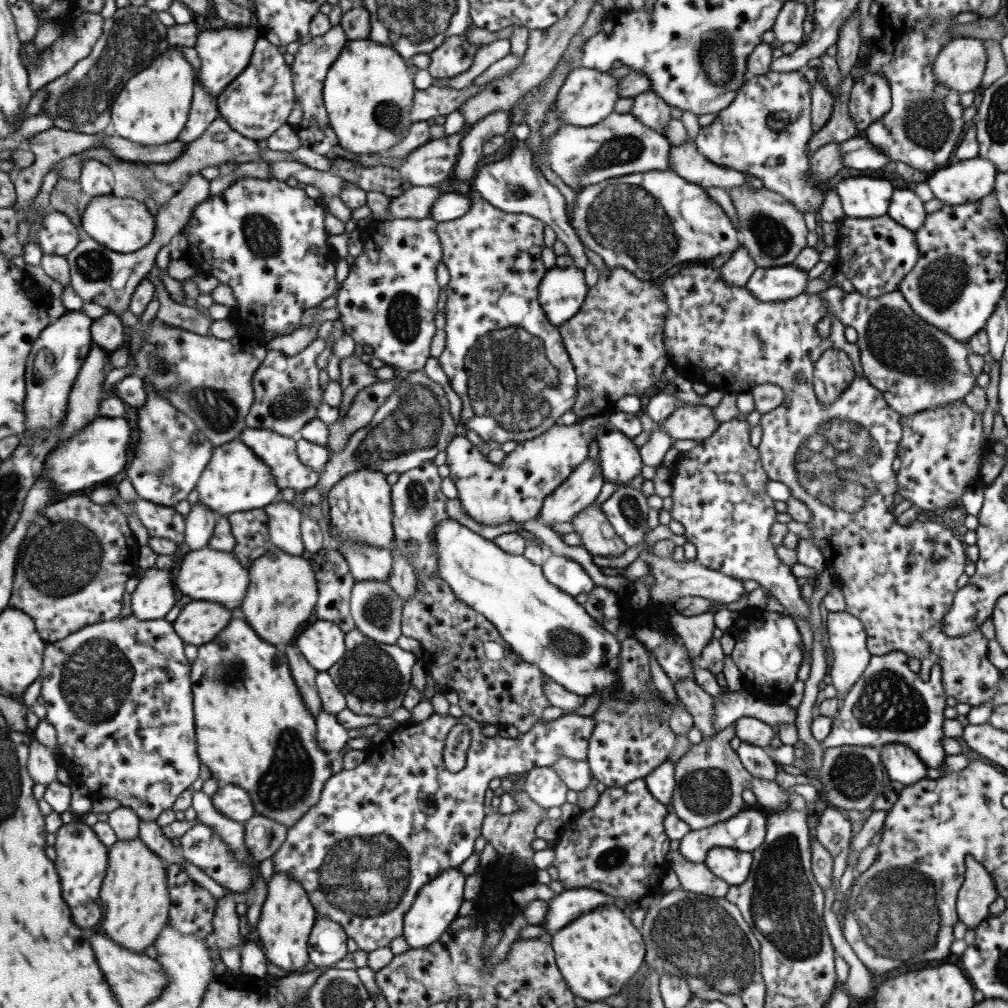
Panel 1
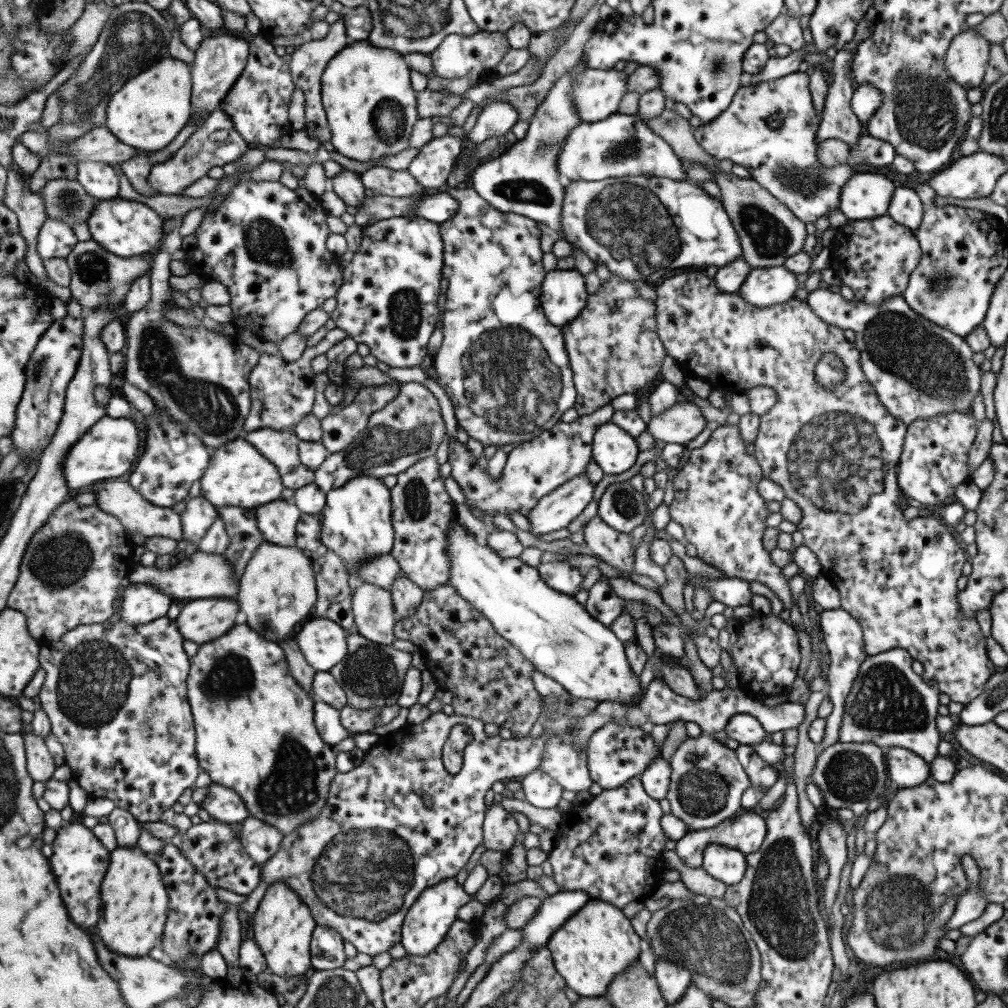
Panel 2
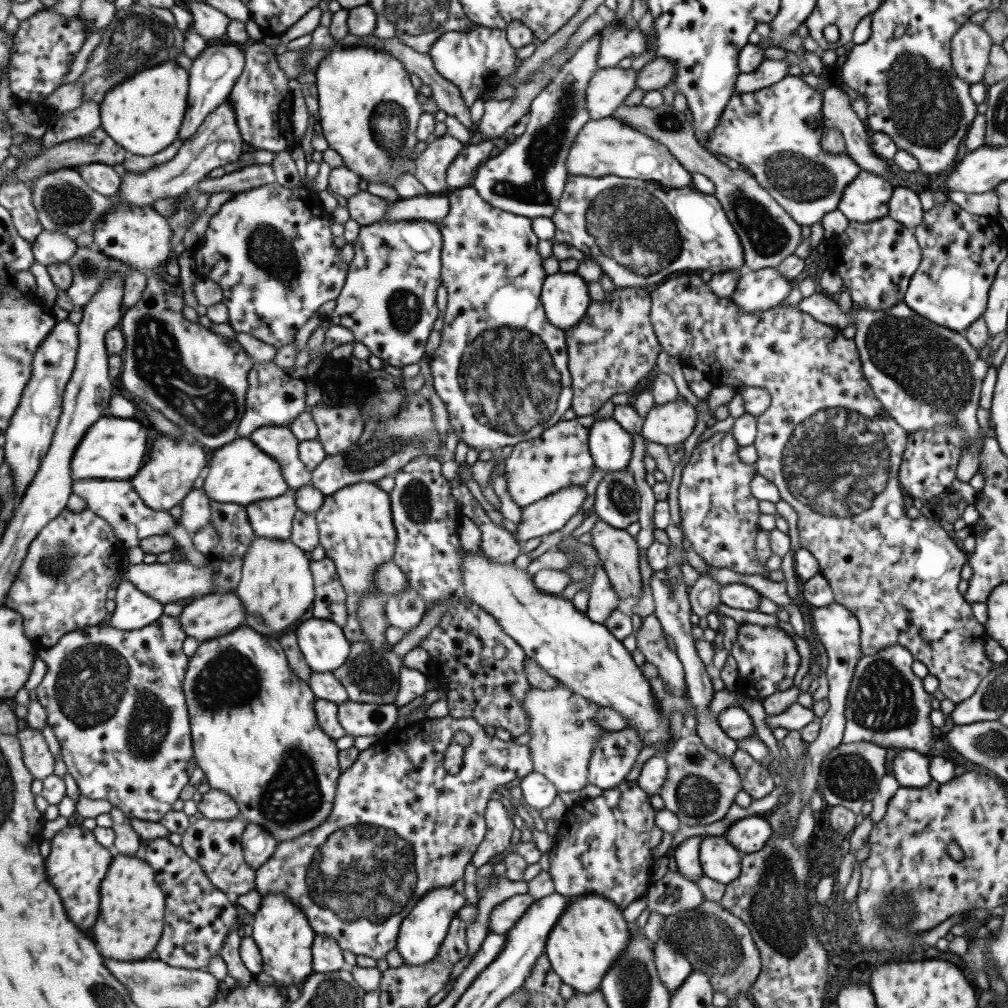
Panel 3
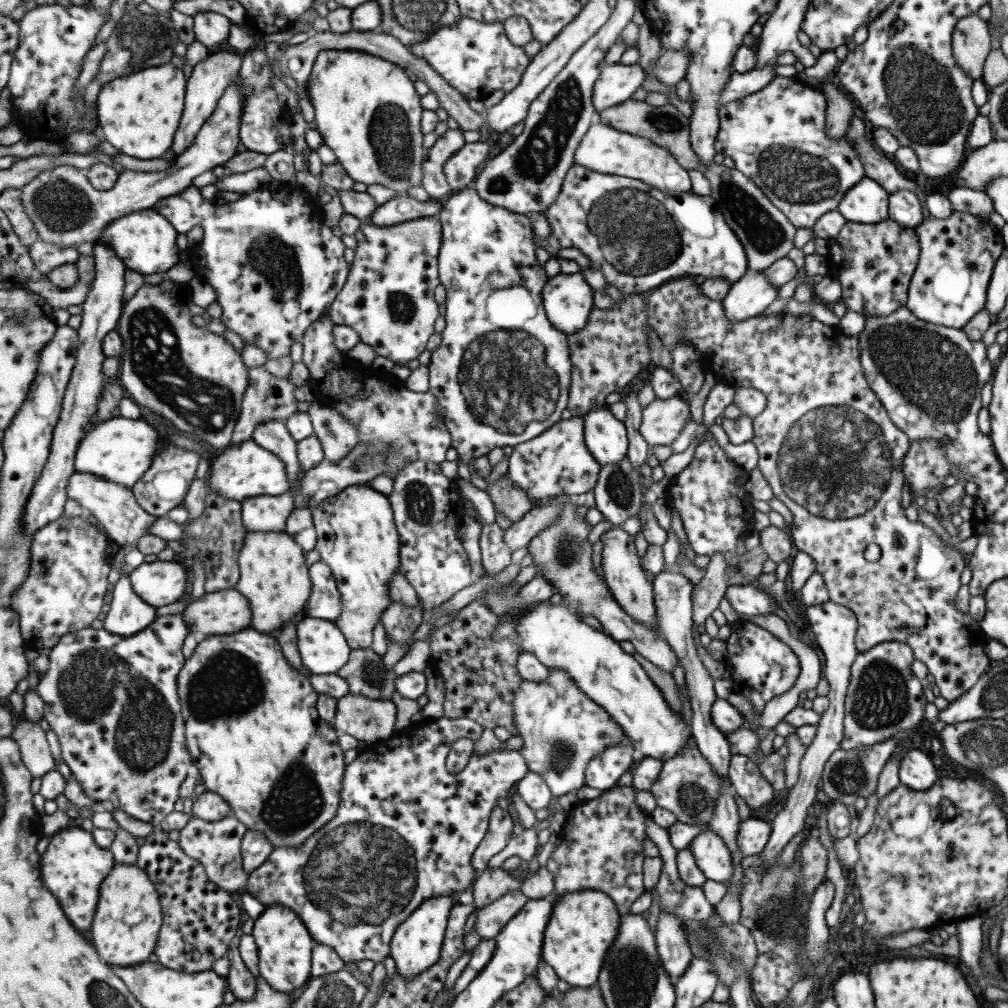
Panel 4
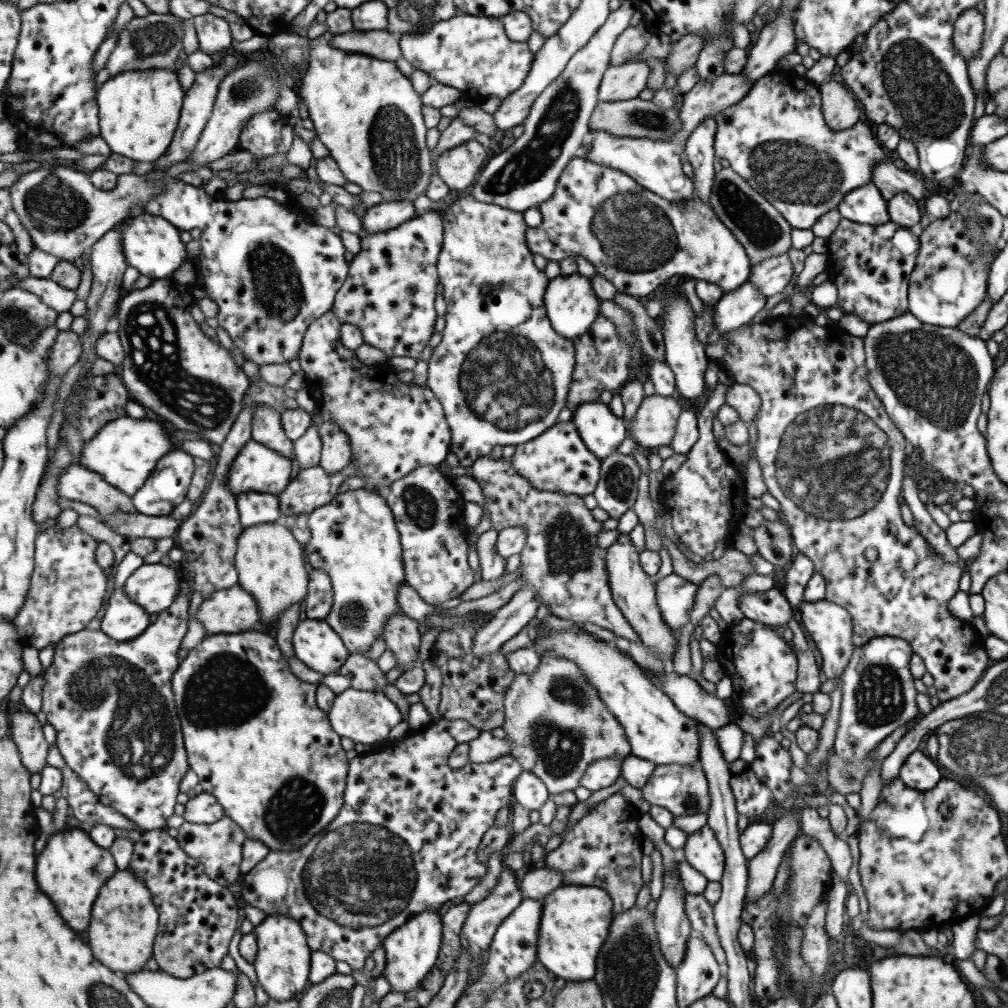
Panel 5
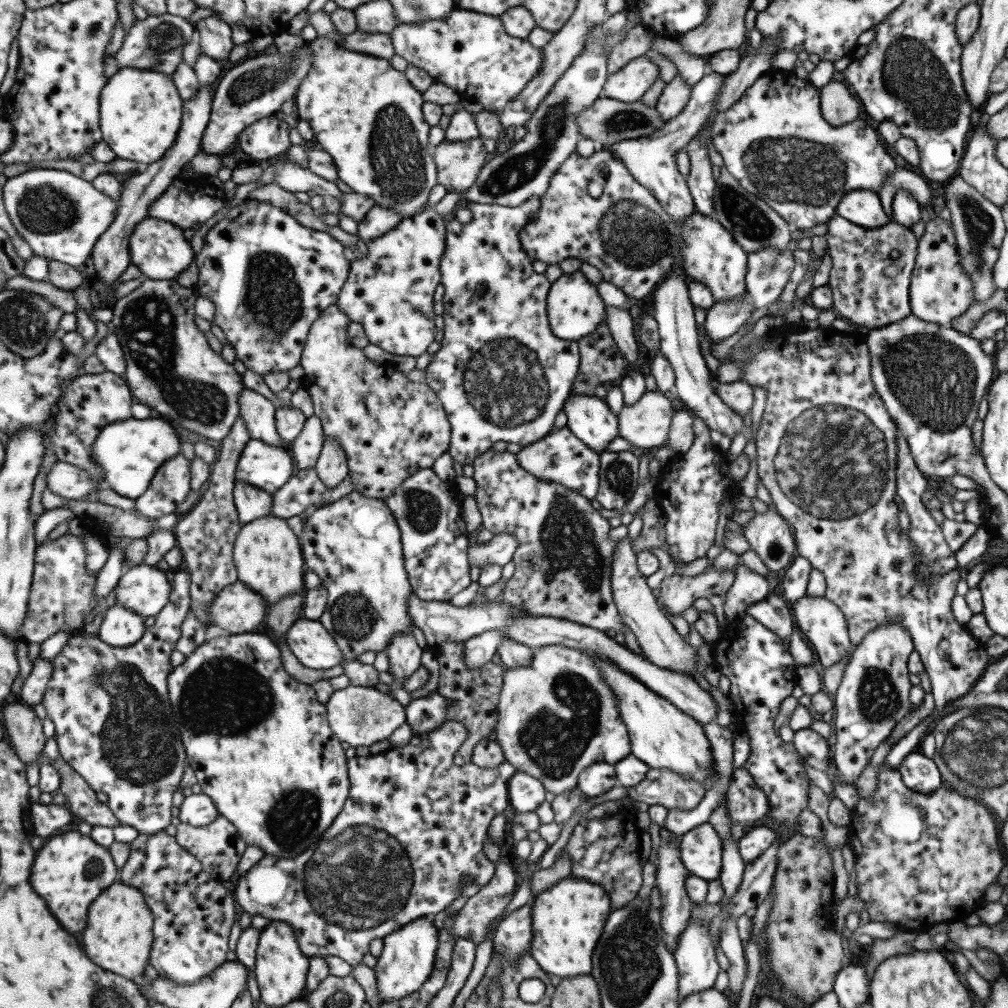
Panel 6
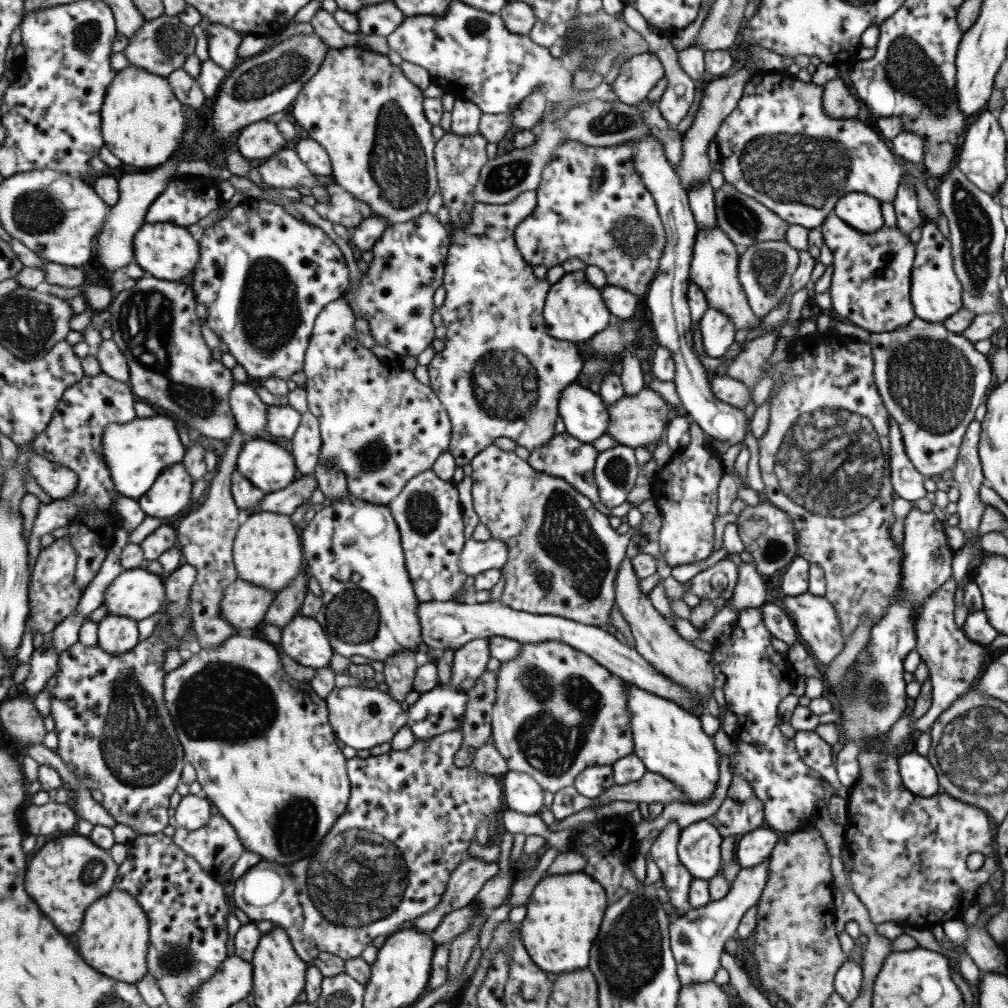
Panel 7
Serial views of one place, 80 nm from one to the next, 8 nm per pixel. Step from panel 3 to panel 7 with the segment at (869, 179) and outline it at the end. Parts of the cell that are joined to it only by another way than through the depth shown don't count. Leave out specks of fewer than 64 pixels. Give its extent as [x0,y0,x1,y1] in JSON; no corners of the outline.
[832,193,883,234]

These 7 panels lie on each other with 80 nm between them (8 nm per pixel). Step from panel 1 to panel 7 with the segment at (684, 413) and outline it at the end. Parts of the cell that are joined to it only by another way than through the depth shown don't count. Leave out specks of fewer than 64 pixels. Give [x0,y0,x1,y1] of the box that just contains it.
[606,386,672,449]

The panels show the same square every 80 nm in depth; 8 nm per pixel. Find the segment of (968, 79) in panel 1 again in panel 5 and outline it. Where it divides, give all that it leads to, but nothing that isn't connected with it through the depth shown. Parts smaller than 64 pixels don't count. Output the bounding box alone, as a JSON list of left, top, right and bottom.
[951,7,983,62]

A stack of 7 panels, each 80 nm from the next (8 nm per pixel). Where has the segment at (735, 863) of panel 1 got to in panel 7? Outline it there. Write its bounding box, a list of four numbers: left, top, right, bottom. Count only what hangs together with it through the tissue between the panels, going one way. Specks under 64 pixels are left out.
[676,820,720,882]

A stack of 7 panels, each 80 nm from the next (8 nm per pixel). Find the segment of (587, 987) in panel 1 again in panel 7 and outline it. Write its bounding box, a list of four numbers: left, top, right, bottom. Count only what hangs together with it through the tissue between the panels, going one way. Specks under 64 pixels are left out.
[518,872,607,975]

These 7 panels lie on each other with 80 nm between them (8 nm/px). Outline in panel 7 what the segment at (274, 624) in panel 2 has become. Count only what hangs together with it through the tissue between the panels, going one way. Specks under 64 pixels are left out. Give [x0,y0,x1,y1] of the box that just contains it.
[232,512,304,594]

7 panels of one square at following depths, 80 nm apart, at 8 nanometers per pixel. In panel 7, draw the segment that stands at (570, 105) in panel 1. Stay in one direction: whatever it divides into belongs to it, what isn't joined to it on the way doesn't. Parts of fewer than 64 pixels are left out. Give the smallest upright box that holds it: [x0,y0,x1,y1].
[609,53,664,105]

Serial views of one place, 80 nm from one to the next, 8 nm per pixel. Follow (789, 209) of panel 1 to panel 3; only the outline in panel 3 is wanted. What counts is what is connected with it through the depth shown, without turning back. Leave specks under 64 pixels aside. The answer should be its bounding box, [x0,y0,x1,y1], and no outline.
[610,104,801,270]

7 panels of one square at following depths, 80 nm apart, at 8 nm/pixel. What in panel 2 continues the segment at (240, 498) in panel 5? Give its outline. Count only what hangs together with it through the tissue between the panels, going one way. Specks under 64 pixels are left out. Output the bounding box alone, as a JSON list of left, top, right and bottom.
[251,498,301,548]

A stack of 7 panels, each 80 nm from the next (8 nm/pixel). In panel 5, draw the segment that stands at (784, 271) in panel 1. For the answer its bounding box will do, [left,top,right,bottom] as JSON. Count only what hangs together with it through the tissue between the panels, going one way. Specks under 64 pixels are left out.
[713,280,766,332]

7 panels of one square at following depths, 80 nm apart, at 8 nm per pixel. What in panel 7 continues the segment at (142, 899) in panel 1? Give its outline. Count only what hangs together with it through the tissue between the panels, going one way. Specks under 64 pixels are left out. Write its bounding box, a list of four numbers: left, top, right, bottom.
[77,887,151,984]

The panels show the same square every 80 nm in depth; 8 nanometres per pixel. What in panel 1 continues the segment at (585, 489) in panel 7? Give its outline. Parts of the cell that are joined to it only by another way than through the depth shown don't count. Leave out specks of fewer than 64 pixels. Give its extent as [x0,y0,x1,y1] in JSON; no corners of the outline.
[445,414,608,526]

